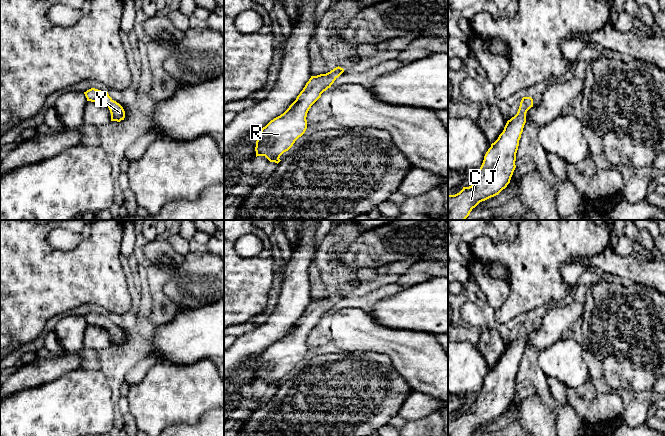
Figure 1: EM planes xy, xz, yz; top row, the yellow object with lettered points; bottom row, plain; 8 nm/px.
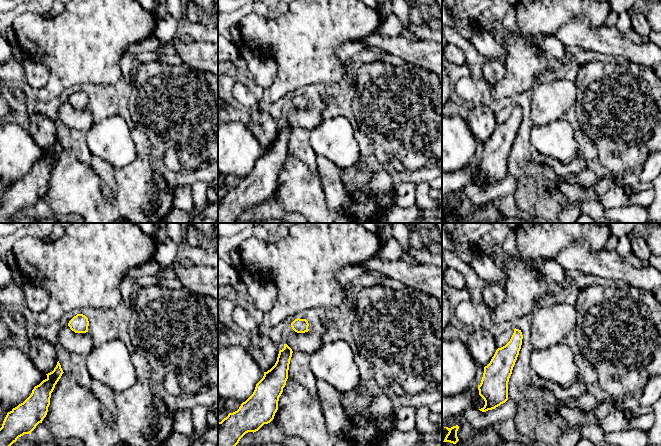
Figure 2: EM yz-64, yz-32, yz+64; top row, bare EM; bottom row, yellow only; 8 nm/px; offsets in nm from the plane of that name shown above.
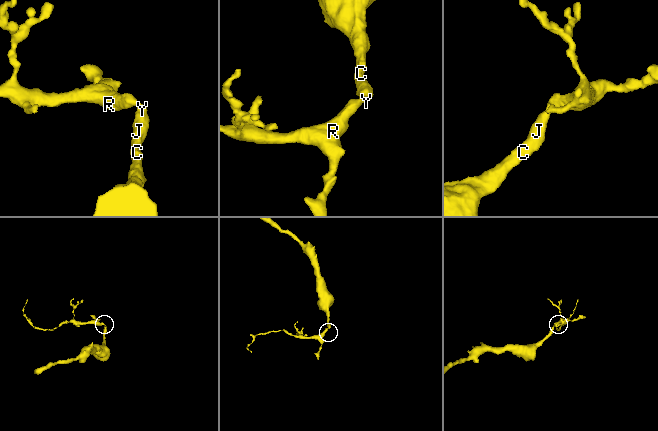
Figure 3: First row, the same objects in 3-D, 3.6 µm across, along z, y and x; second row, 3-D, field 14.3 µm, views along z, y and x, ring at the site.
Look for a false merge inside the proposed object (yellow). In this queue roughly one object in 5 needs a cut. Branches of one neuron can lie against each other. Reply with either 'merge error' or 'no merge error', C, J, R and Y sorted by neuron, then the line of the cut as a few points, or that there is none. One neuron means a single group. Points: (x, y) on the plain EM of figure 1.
no merge error; groups C J R Y; cut none

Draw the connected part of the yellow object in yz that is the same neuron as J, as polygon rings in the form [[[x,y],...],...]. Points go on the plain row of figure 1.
[[[523,321],[517,338],[507,345],[503,356],[486,376],[480,393],[472,403],[472,408],[469,411],[463,411],[455,419],[448,419],[448,436],[471,436],[480,426],[498,419],[507,411],[516,392],[515,385],[519,364],[526,347],[526,337],[531,331],[533,331],[533,323]]]

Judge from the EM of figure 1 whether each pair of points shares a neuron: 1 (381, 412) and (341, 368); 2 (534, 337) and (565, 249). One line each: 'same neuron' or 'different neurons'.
1: same neuron
2: different neurons

